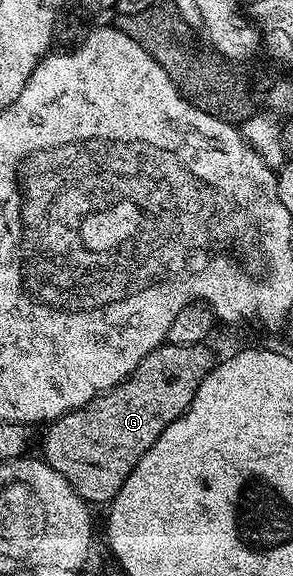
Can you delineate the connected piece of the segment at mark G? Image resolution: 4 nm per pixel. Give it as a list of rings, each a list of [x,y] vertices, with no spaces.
[[[163,344],[159,348],[155,348],[147,356],[143,356],[143,360],[139,360],[139,364],[133,369],[129,377],[123,379],[122,382],[115,388],[111,388],[105,394],[100,394],[95,400],[91,400],[83,408],[72,410],[70,414],[65,414],[61,418],[55,418],[52,422],[44,427],[45,435],[41,438],[41,450],[43,461],[51,468],[55,468],[55,472],[59,472],[59,476],[63,476],[67,480],[67,484],[71,484],[71,488],[75,488],[75,492],[83,499],[83,501],[96,504],[108,504],[113,501],[113,497],[119,492],[119,488],[123,488],[123,484],[127,480],[127,476],[131,476],[131,472],[135,468],[135,464],[146,454],[151,448],[151,444],[155,444],[155,440],[159,440],[159,436],[163,436],[163,432],[175,420],[179,420],[179,416],[185,414],[185,410],[191,404],[191,400],[195,396],[195,392],[199,388],[199,384],[203,384],[203,380],[210,374],[215,365],[215,357],[208,350],[208,345],[202,344],[200,346],[171,346]]]

